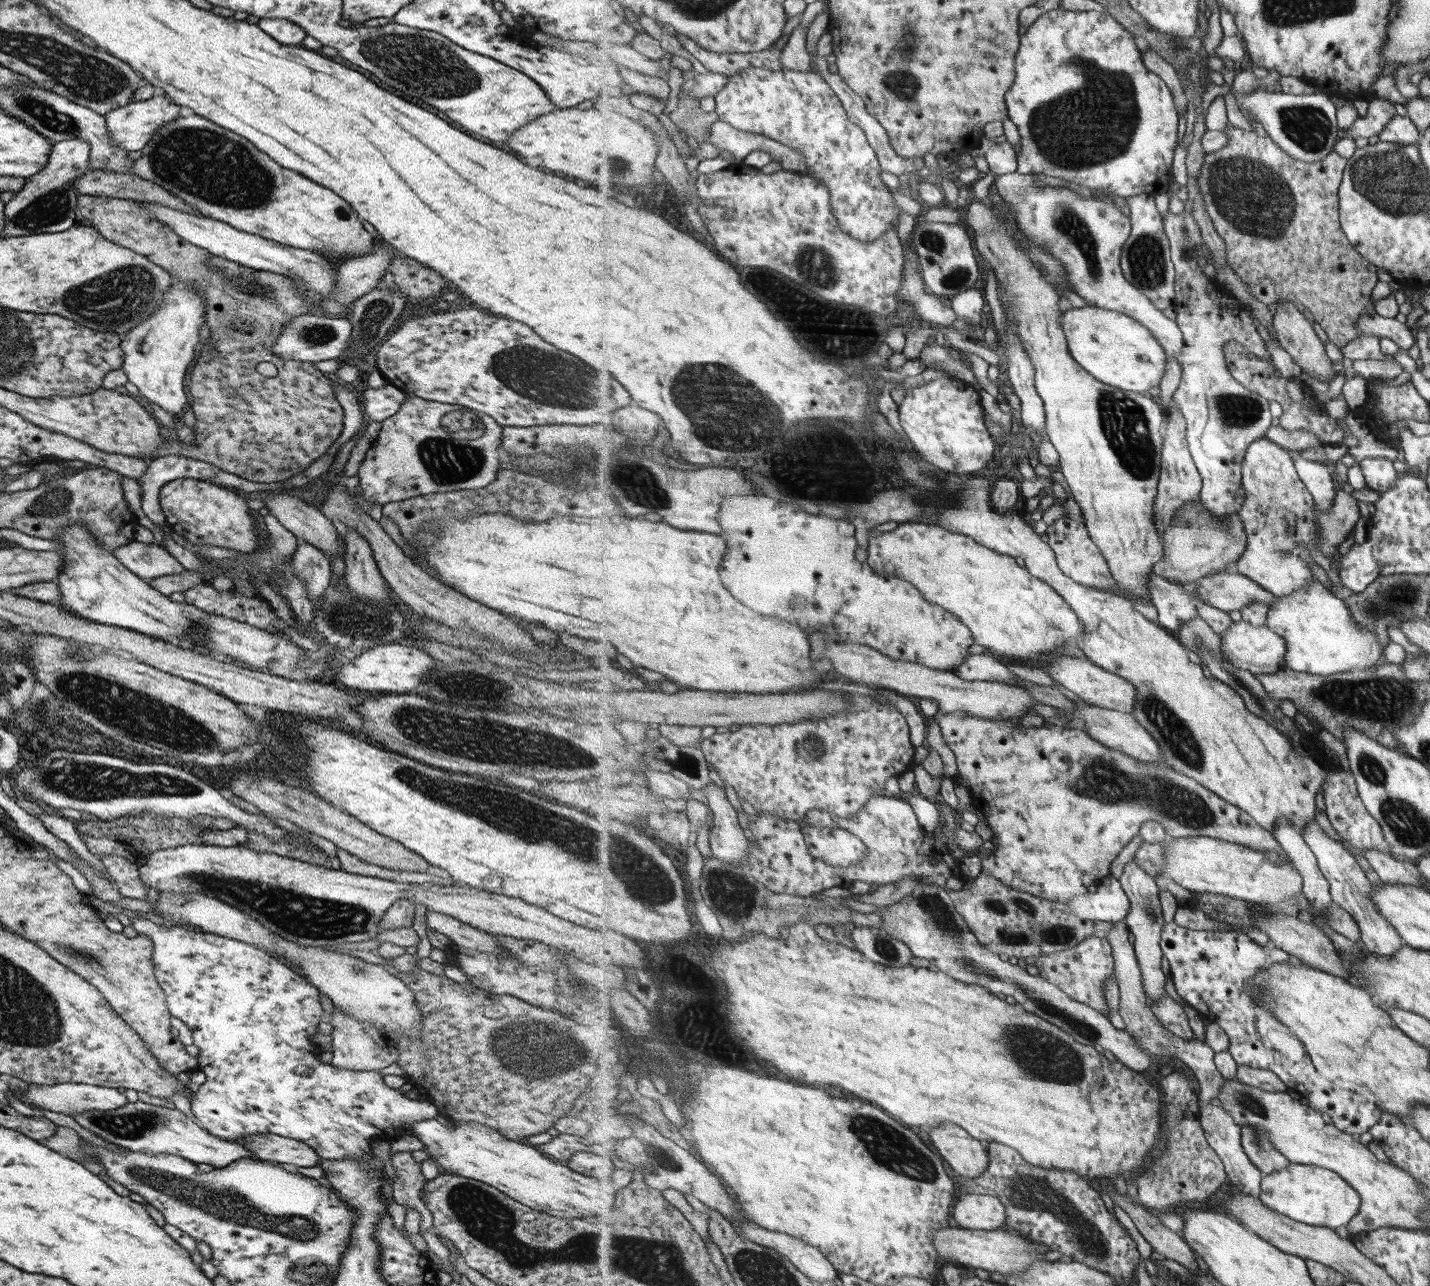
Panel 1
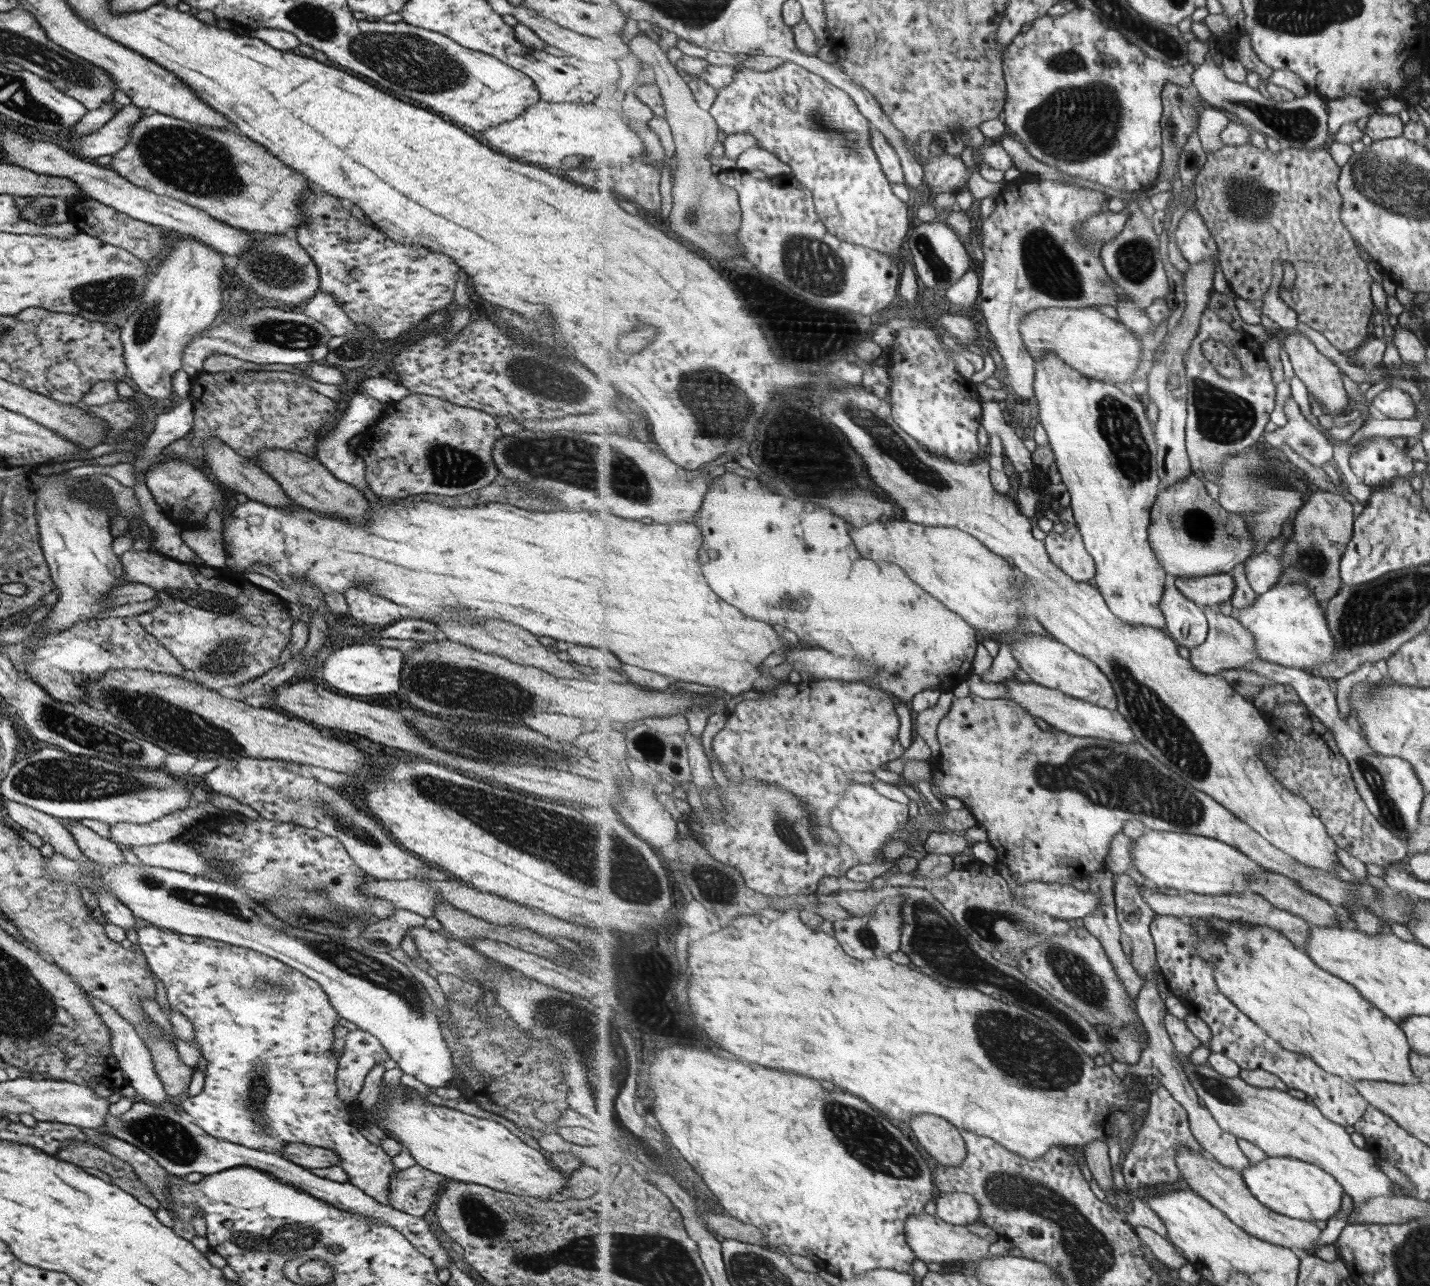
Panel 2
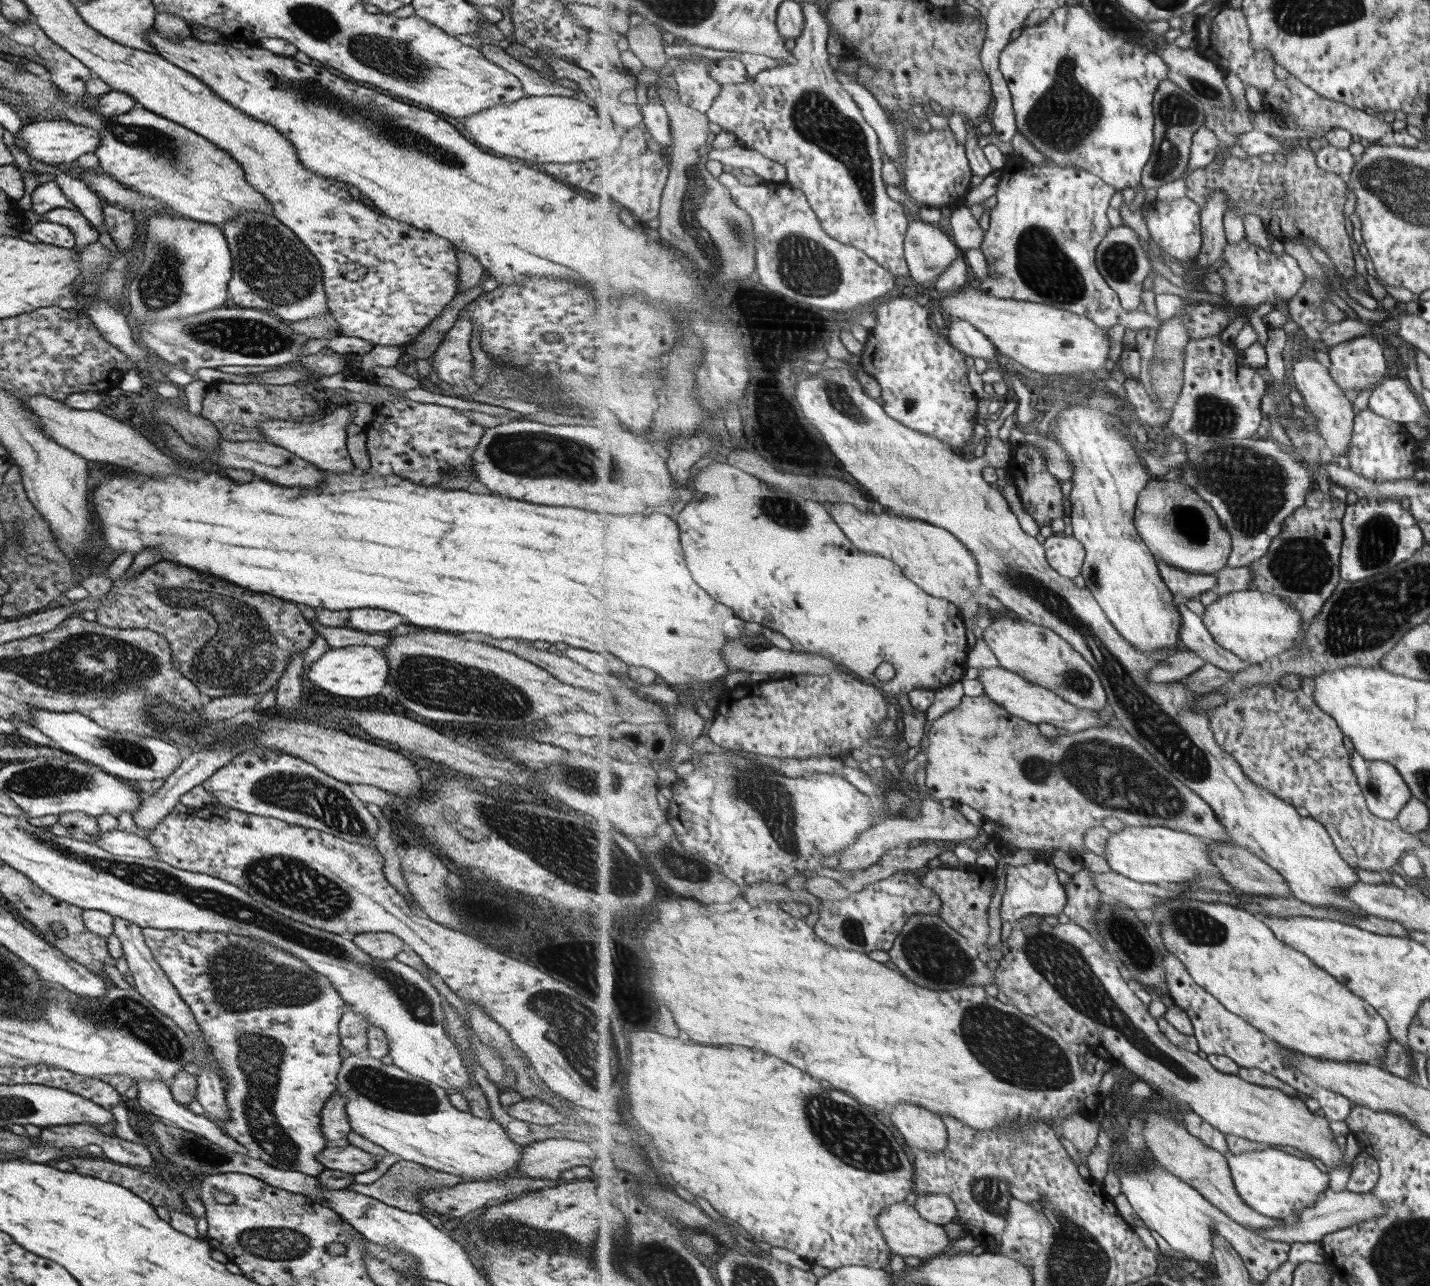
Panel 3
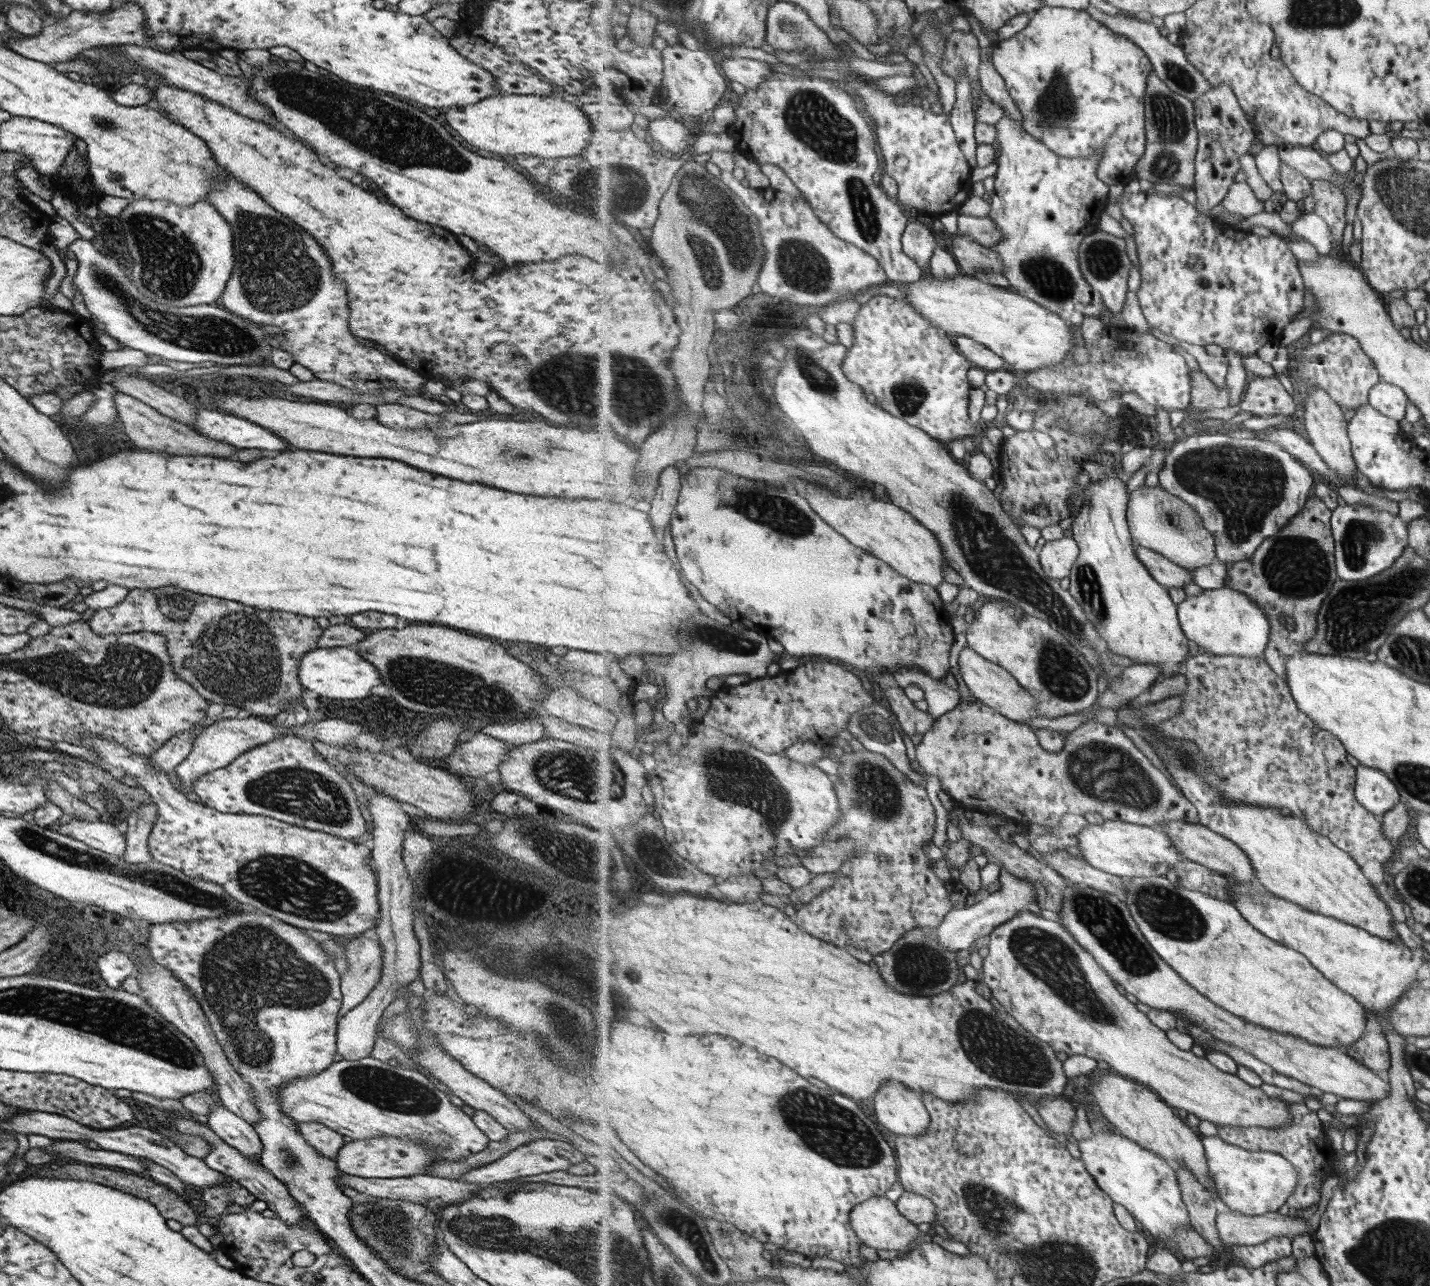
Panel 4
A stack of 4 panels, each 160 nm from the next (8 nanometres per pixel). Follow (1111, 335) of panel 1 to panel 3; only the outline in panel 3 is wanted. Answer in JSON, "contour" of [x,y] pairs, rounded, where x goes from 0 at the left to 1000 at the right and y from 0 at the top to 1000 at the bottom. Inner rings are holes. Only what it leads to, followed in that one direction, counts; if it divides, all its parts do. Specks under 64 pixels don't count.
{"contour":[[[680,224],[659,231],[657,236],[661,248],[677,249],[696,267],[701,278],[706,278],[718,287],[729,292],[767,288],[773,286],[776,280],[777,266],[774,256],[748,241],[727,235],[697,232]]]}

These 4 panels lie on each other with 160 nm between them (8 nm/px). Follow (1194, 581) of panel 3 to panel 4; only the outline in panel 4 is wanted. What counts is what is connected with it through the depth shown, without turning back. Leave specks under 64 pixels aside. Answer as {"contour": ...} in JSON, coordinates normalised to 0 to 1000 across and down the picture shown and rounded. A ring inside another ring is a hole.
{"contour":[[[794,423],[794,430],[813,456],[829,457],[830,454],[835,453],[835,446],[831,442],[822,439],[818,434],[797,423]]]}

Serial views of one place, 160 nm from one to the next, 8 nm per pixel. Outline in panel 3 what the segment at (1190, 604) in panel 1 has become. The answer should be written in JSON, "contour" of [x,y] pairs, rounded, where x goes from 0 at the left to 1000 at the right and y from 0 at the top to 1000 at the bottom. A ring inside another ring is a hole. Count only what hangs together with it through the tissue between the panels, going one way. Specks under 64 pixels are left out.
{"contour":[[[823,465],[823,470],[824,477],[827,480],[826,498],[830,505],[838,508],[838,510],[841,511],[843,516],[848,516],[863,523],[875,519],[875,516],[868,513],[867,510],[864,509],[863,507],[851,502],[851,499],[847,495],[847,491],[841,485],[840,479],[833,476],[829,471],[829,468]]]}

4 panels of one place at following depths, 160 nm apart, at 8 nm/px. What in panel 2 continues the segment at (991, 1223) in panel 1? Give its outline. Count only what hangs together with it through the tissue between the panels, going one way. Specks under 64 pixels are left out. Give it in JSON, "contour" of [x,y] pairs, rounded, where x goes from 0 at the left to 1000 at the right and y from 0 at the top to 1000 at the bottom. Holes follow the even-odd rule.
{"contour":[[[656,928],[654,945],[666,953],[678,953],[686,948],[687,936],[678,928]]]}

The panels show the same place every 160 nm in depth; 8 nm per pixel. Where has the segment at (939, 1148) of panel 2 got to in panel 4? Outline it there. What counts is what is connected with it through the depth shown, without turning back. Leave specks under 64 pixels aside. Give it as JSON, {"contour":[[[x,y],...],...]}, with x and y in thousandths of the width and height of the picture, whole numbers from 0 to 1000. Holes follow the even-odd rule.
{"contour":[[[620,841],[611,853],[613,872],[627,883],[643,883],[651,874],[645,852],[632,842]]]}

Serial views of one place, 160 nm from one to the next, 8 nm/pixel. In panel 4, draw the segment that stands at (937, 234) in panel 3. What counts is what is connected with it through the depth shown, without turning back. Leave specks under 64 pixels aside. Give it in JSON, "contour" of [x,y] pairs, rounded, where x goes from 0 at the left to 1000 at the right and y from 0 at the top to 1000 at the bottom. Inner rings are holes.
{"contour":[[[637,170],[631,185],[633,198],[639,201],[648,212],[657,191],[651,179],[652,177],[648,177],[647,173]]]}

